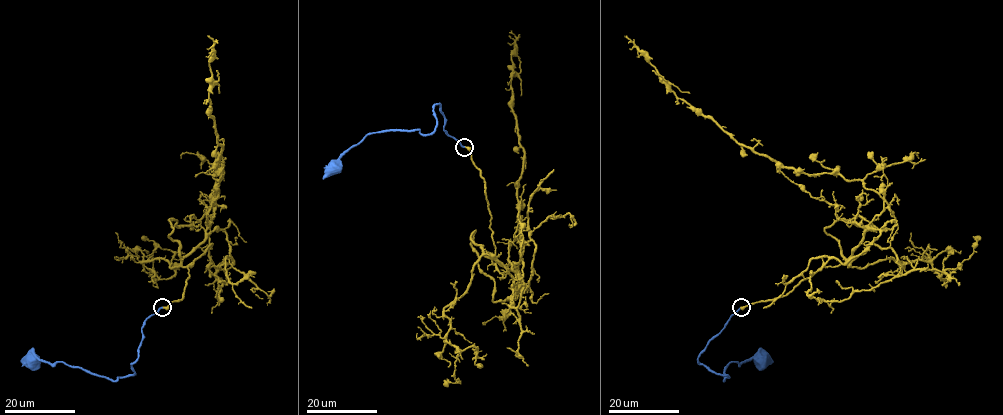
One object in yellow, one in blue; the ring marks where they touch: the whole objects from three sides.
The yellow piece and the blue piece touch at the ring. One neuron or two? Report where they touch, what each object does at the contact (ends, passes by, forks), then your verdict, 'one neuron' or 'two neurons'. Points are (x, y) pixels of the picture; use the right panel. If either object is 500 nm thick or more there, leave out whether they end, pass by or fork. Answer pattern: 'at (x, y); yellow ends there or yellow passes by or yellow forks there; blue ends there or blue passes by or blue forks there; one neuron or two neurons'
at (741, 307); yellow ends there; blue ends there; one neuron

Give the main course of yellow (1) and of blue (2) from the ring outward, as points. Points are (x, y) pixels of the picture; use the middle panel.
1: (464, 147), (491, 216), (494, 253), (483, 253), (517, 290), (524, 150), (509, 33)
2: (464, 147), (444, 129), (445, 117), (436, 103), (436, 126), (430, 134), (418, 130), (368, 134), (331, 165)

